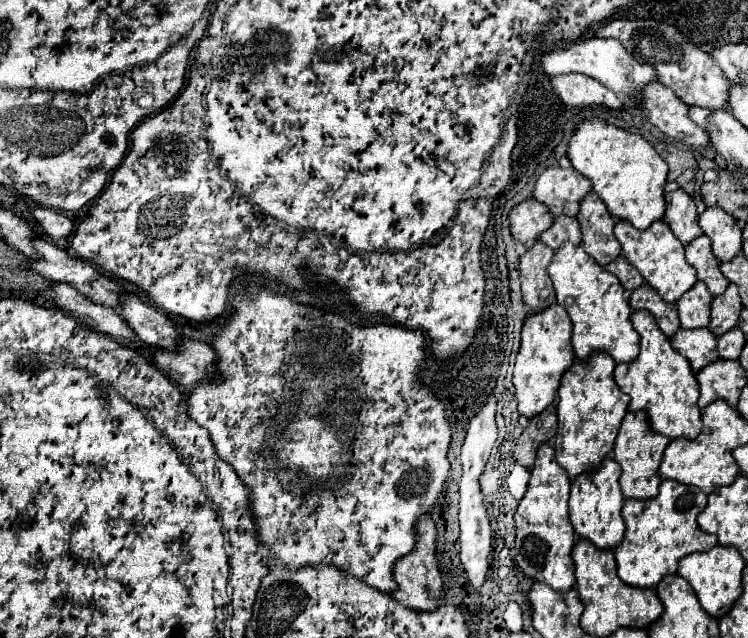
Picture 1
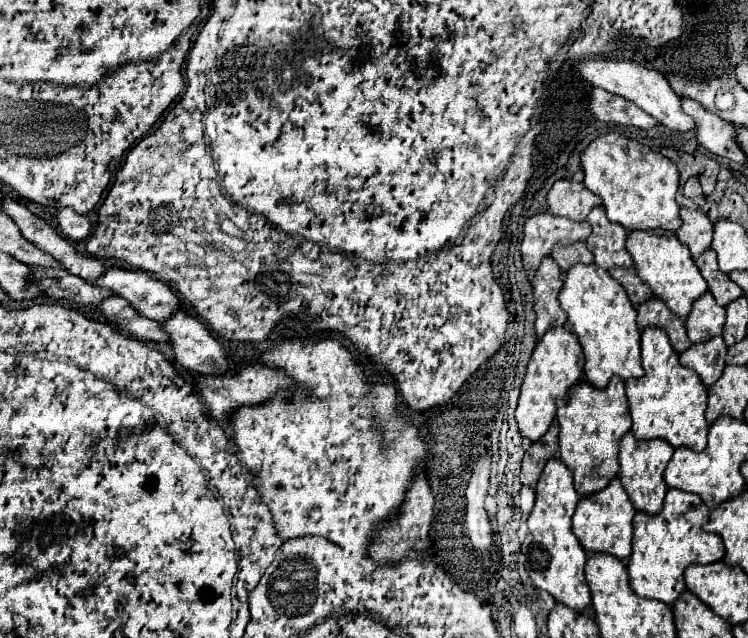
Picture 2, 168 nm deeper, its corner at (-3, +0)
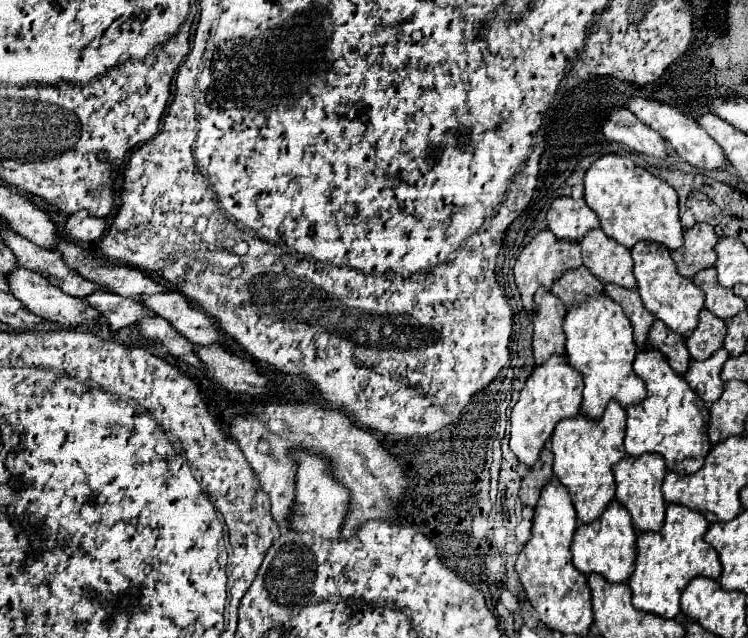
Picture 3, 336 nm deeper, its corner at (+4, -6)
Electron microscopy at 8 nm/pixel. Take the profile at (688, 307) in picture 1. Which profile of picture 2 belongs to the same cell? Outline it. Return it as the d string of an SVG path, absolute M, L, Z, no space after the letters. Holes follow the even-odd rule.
M707 292L695 300L685 326L693 344L701 344L711 340L713 336L721 336L725 326L725 308L717 306L715 298L711 298L711 292Z

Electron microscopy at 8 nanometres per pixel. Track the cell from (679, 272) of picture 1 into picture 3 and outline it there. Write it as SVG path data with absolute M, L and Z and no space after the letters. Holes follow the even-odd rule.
M642 240L630 252L634 260L634 278L638 294L644 306L676 334L684 336L688 330L692 332L692 328L696 328L698 322L698 312L700 308L704 308L704 292L692 280L676 272L676 264L670 256L670 250L664 248L662 244Z

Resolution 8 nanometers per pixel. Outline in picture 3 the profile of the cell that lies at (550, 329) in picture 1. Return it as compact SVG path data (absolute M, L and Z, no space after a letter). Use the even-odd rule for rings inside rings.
M550 356L544 364L536 366L528 376L510 418L510 450L518 456L518 460L526 466L532 466L538 460L544 442L550 438L556 422L576 416L580 412L580 402L582 376L568 364L566 356Z

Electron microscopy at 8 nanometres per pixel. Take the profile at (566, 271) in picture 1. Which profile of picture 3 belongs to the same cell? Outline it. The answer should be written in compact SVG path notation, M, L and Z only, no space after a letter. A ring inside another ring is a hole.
M576 296L576 304L566 310L564 316L564 334L566 334L566 356L568 362L582 374L584 378L584 400L582 412L590 418L600 418L608 400L618 400L624 408L630 404L638 404L646 396L644 382L632 370L632 362L636 356L636 342L632 336L632 324L622 312L620 304L616 304L610 296L592 296L592 300L584 300L584 296Z

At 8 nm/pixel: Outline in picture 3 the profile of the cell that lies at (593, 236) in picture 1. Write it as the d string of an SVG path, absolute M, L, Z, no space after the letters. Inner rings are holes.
M600 228L588 232L580 242L584 266L600 282L614 282L624 288L634 288L636 280L632 276L630 250L616 244L612 238L604 236Z

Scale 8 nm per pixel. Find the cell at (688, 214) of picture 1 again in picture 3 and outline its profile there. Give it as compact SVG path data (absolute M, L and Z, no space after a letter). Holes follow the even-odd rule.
M700 222L700 224L694 224L692 228L686 228L684 246L678 250L672 250L672 258L676 260L678 272L686 278L692 278L702 268L714 266L716 242L718 242L718 236L710 224Z

